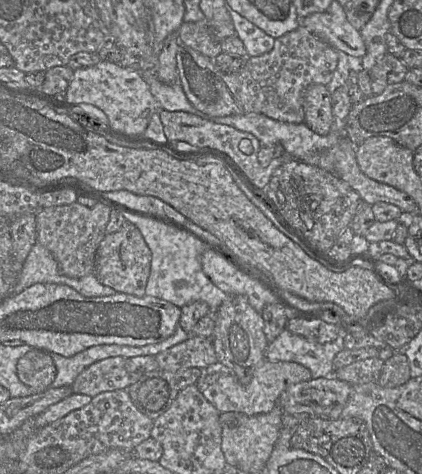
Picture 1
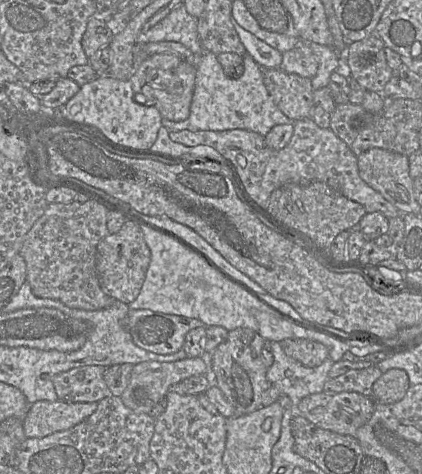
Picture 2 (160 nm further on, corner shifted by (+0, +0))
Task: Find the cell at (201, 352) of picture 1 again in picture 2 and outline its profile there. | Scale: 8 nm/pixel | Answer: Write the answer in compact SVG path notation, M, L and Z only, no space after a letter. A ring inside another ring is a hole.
M208 356L187 357L174 362L142 362L134 365L128 386L120 397L124 405L132 411L150 414L153 407L166 397L171 386L184 379L198 375L210 375Z

